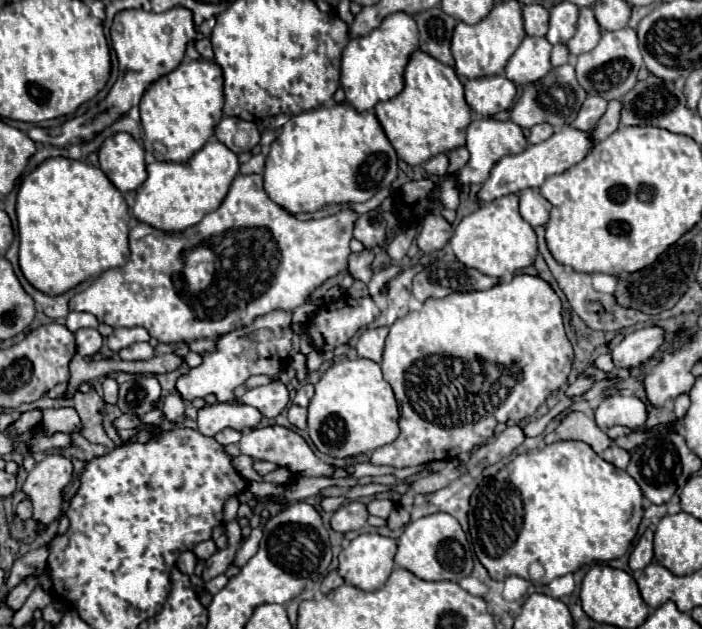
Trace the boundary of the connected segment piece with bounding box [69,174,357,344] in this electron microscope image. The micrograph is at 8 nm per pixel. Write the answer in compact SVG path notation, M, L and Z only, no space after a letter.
M237 174L223 204L183 232L163 232L139 222L129 232L129 262L99 274L87 290L69 300L69 310L91 312L99 322L113 328L143 326L151 338L167 344L219 338L249 326L257 316L273 310L295 310L329 278L347 270L351 254L349 242L353 238L353 220L357 220L357 214L341 210L325 218L297 220L267 196L261 182L261 174Z

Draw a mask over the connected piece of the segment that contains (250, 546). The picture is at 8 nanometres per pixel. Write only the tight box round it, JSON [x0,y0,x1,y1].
[233,528,263,566]

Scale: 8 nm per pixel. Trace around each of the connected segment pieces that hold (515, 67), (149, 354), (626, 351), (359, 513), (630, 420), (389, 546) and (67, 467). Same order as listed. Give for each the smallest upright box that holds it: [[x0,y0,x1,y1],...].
[[505,36,551,84],[119,342,155,360],[611,328,665,368],[331,502,367,532],[595,396,647,430],[339,534,397,590],[23,454,73,524]]

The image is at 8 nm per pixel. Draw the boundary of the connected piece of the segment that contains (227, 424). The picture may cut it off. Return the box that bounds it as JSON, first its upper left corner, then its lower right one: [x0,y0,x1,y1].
[197,402,263,436]

